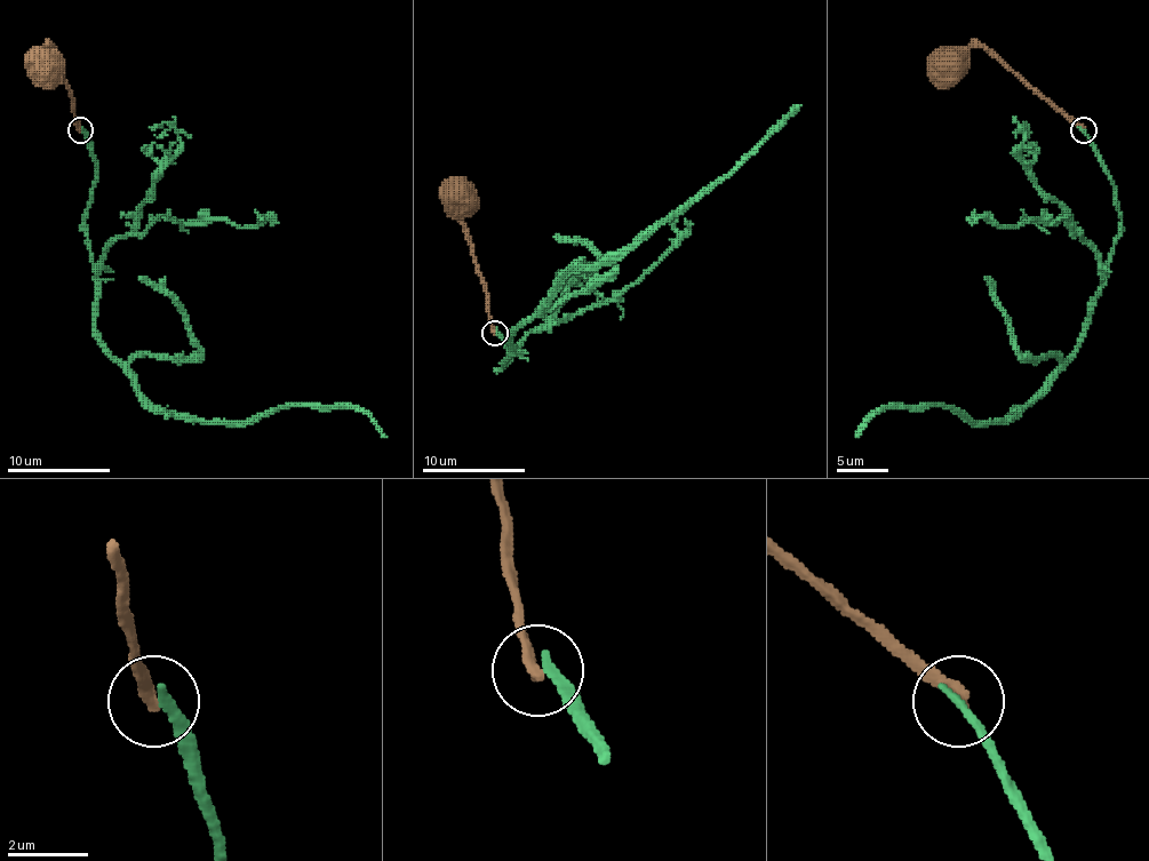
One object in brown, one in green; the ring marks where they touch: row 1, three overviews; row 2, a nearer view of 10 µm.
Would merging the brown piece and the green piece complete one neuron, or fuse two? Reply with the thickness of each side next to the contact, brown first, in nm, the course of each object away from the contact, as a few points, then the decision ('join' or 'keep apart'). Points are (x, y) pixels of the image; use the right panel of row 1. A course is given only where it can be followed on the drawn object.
calibres 320 and 260 nm; course brown (1083, 129), (982, 47), (972, 47), (943, 76), (946, 70); course green (1083, 129), (1108, 174), (1122, 232), (1077, 351), (1011, 421), (972, 421), (943, 406), (884, 406), (855, 437); keep apart

